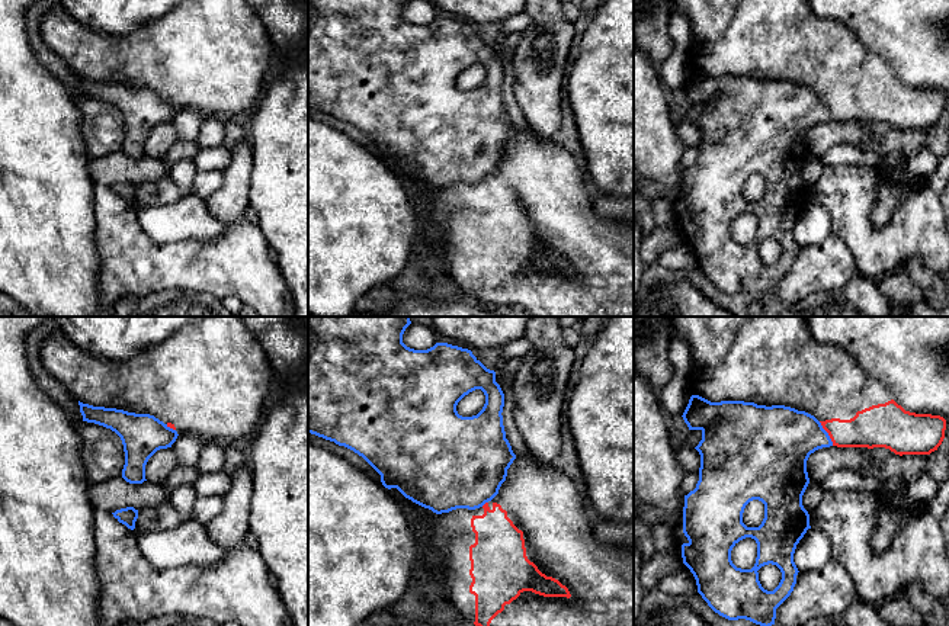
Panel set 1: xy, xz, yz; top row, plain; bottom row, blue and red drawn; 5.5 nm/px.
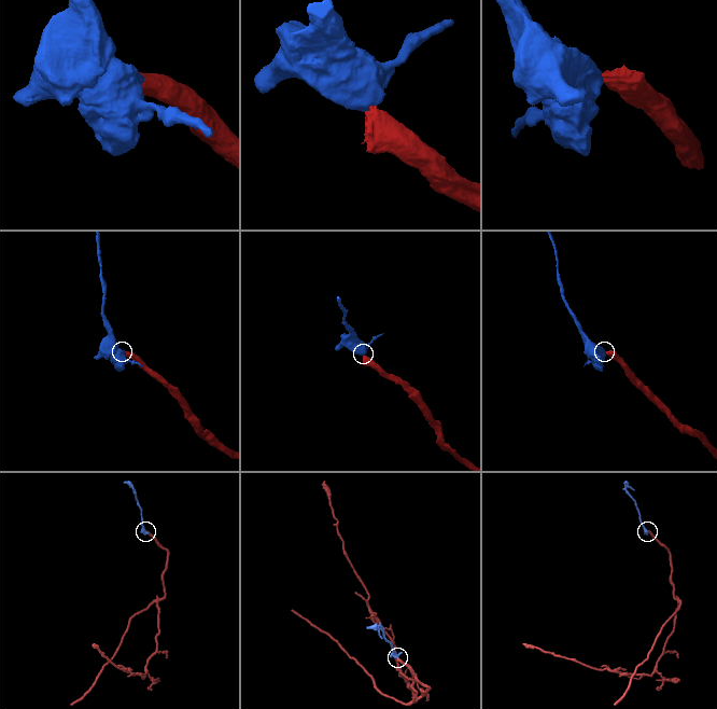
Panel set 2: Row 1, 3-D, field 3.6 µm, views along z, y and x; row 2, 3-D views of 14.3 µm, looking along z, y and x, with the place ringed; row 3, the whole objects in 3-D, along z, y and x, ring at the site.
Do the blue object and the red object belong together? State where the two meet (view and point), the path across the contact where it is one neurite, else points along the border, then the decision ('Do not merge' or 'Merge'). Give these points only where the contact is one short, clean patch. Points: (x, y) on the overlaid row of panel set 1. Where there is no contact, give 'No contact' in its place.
Touches blue at yz (827, 433). Boundary: yz (818, 421), (833, 445). Do not merge

